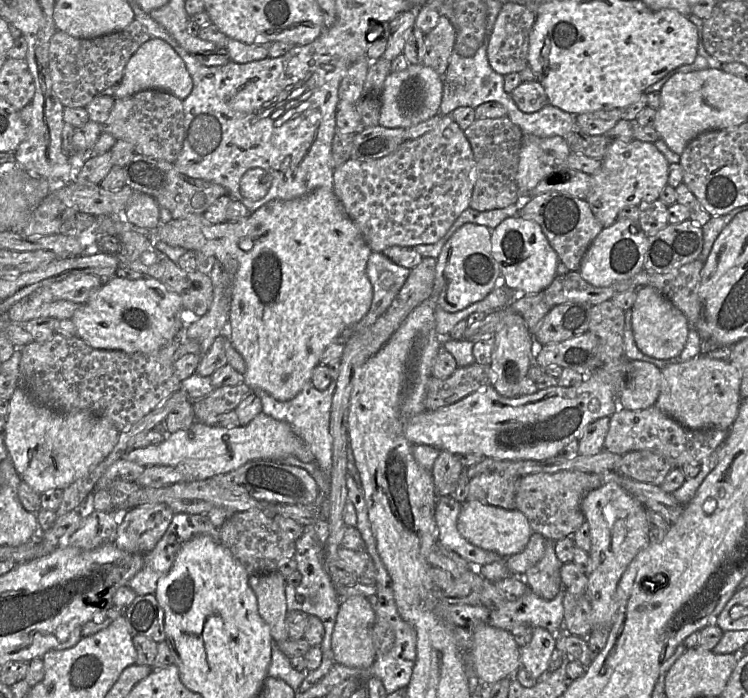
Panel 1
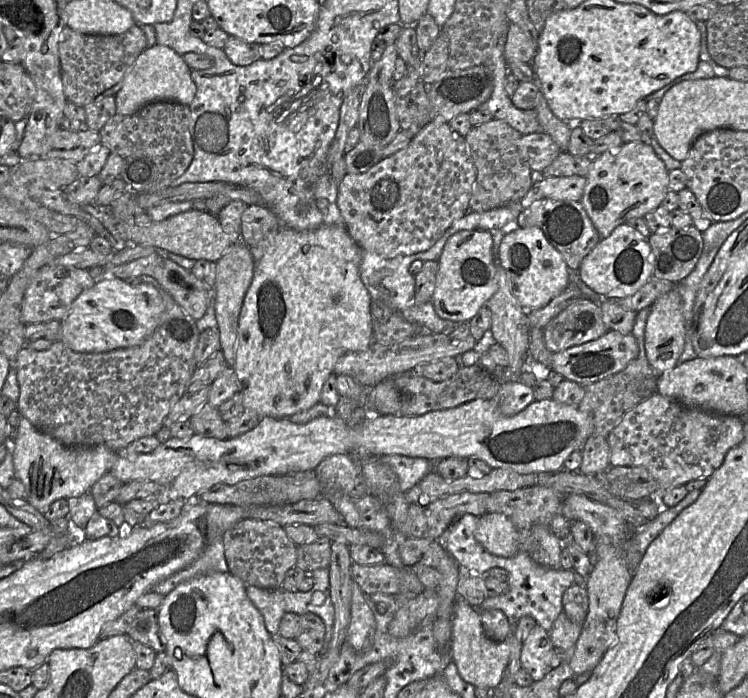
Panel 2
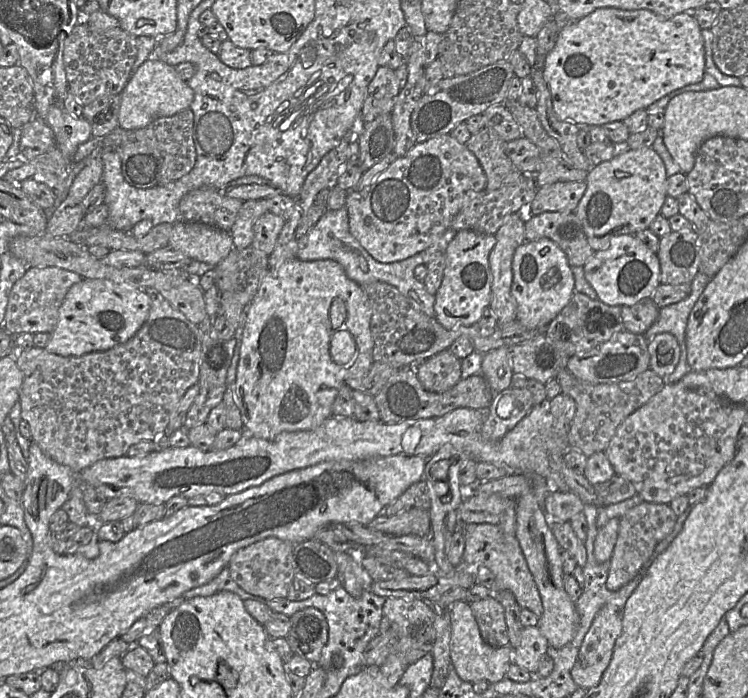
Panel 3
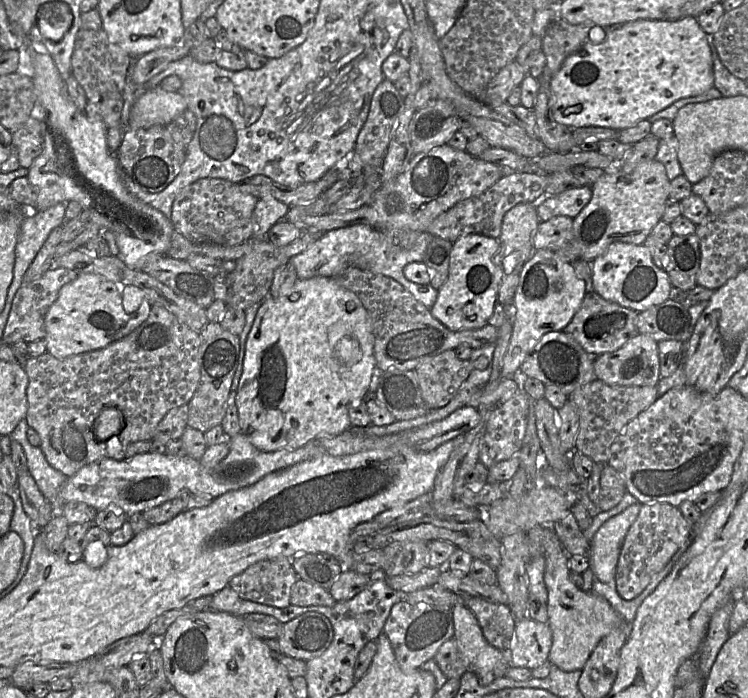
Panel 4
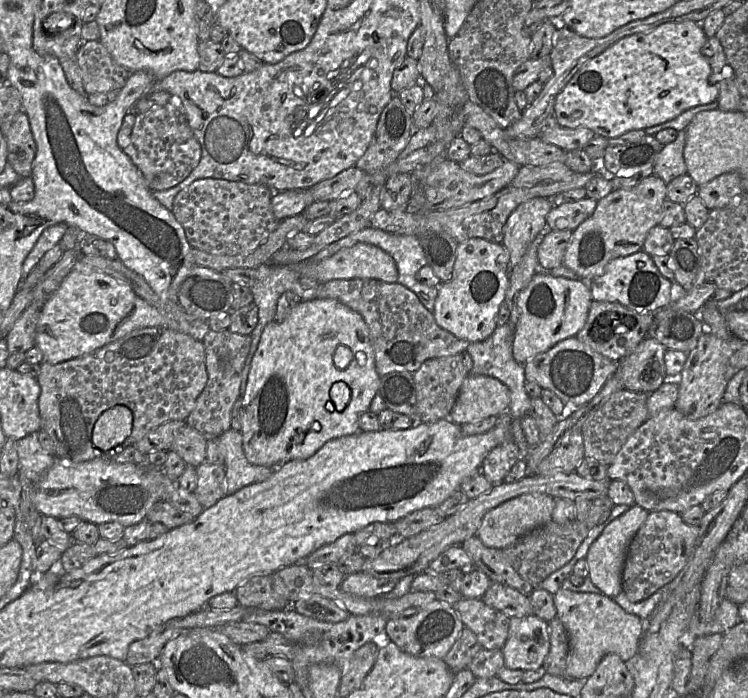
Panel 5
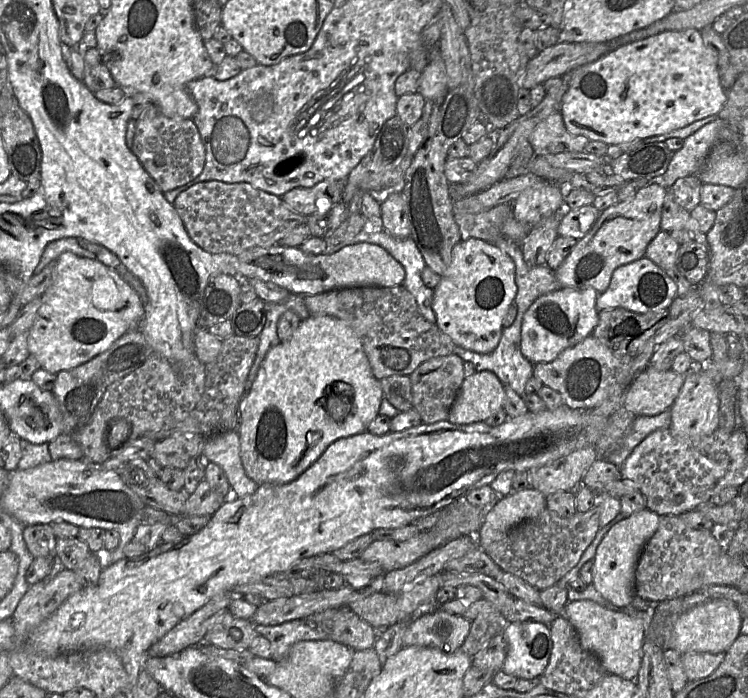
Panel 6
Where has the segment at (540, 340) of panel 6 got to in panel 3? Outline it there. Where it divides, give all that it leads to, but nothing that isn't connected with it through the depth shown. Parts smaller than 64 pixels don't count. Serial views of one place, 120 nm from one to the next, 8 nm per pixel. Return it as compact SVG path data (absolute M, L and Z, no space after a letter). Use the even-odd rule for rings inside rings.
M552 240L526 241L515 250L511 293L517 309L516 320L529 330L545 329L569 303L575 292L572 268L564 251ZM500 347L484 354L481 372L496 393L510 388L514 372L509 362L509 348Z

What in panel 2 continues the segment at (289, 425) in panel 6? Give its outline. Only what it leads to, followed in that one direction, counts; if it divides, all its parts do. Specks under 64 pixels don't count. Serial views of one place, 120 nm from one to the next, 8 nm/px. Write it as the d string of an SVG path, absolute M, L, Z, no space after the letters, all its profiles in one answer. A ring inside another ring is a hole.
M280 223L280 226L268 233L256 246L250 248L250 251L255 261L254 274L238 318L236 359L233 368L240 381L239 393L242 395L245 409L256 412L260 418L284 419L320 402L323 384L333 373L335 364L340 357L348 352L365 351L375 343L372 330L371 297L359 272L363 249L352 239L344 225L321 226L314 230L297 231Z

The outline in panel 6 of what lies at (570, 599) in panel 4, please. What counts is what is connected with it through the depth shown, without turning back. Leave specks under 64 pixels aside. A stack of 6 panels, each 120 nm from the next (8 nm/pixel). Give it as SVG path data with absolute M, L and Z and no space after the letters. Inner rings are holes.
M590 600L569 601L563 616L575 628L581 646L595 654L607 673L618 675L625 680L636 681L641 661L645 628L637 618L620 611L613 611Z

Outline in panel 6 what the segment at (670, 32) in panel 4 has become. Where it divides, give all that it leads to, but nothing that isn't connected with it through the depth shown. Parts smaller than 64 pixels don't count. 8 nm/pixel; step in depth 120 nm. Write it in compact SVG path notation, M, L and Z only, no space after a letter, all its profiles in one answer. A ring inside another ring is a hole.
M696 29L665 31L625 43L595 62L570 72L571 80L560 106L566 129L572 135L586 136L589 140L602 141L607 145L683 128L697 120L718 115L727 101L727 90L721 85L717 59Z

